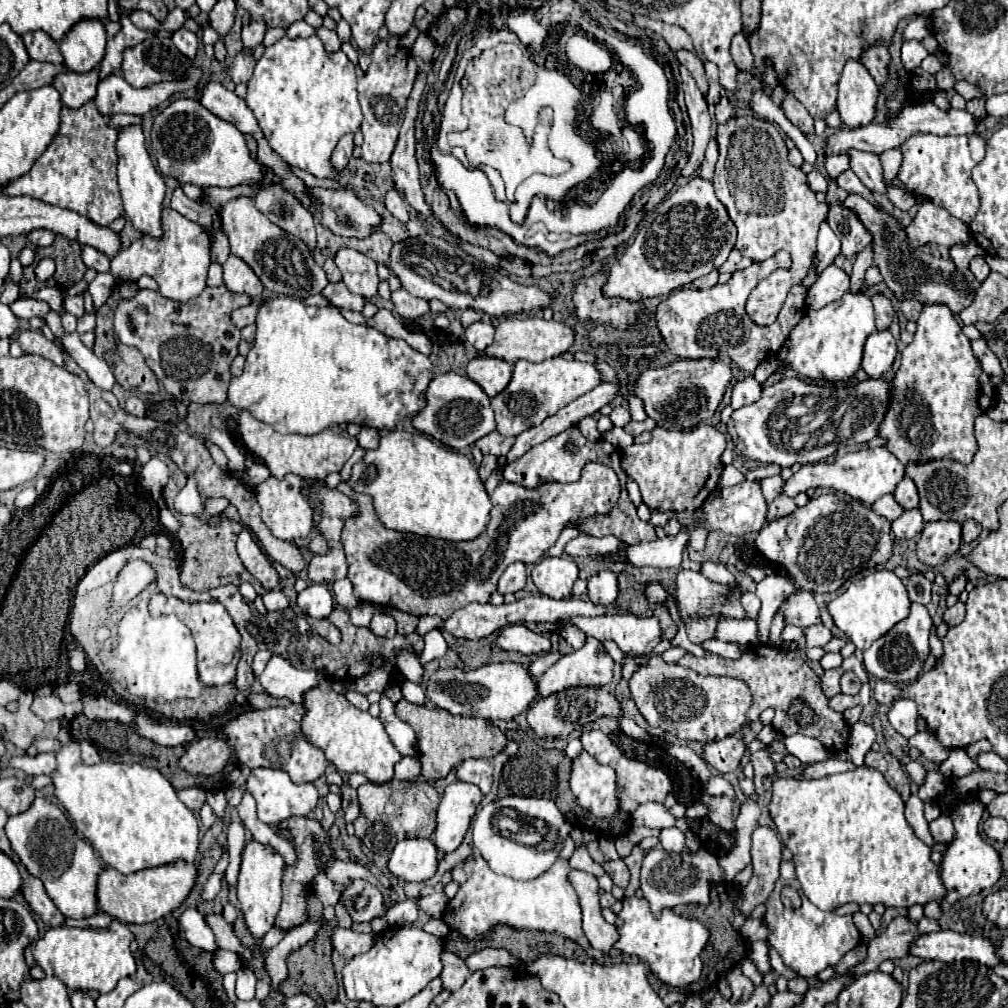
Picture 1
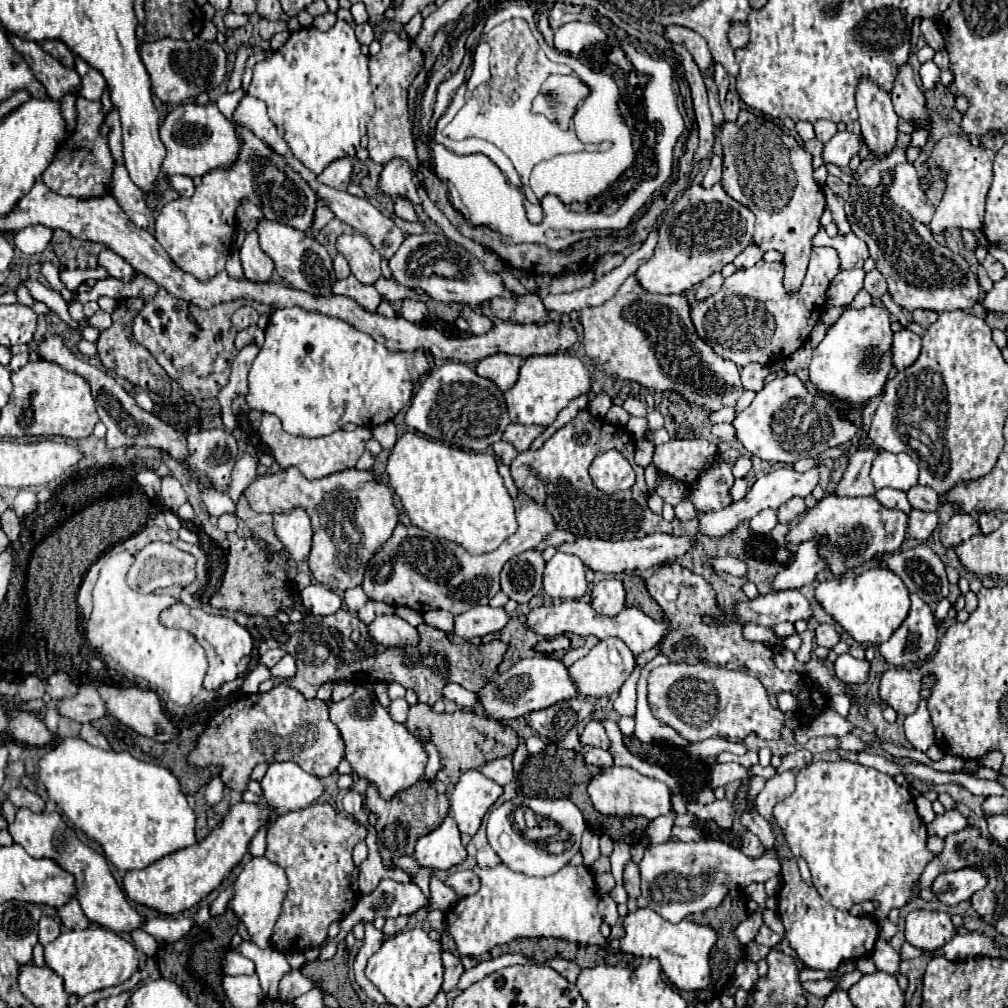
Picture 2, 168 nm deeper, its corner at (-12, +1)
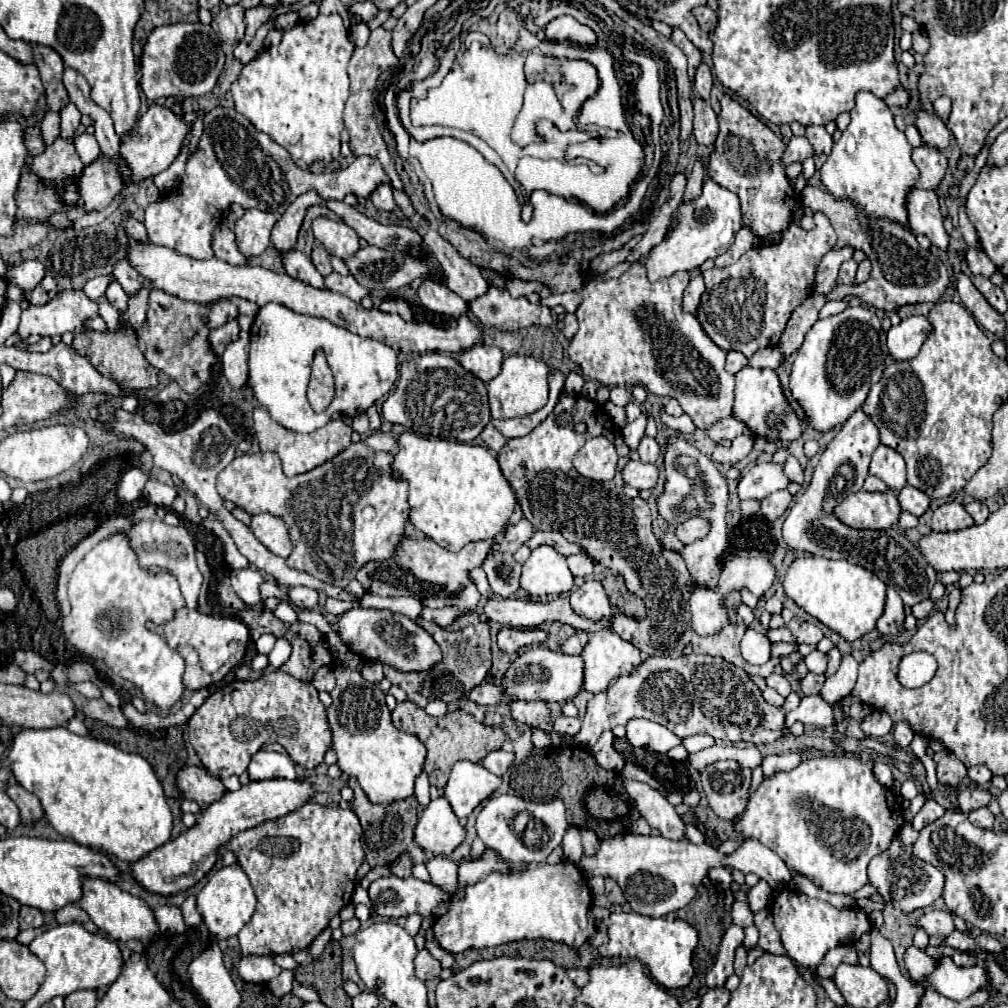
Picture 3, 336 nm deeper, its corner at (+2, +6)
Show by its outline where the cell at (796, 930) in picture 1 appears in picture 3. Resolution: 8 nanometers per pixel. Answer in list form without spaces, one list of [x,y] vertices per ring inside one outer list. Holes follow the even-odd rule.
[[[783,890],[775,896],[771,904],[771,912],[775,918],[775,928],[781,934],[781,942],[797,964],[807,968],[817,968],[827,954],[827,950],[839,944],[855,944],[865,932],[871,930],[869,916],[861,908],[835,908],[823,900],[811,900],[805,894],[795,894],[791,890]]]

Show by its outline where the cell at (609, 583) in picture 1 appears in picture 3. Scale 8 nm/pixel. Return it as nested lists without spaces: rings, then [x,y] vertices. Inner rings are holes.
[[[587,580],[577,592],[569,596],[569,604],[577,616],[585,616],[587,620],[603,620],[609,616],[609,612],[613,612],[609,598],[597,580]]]

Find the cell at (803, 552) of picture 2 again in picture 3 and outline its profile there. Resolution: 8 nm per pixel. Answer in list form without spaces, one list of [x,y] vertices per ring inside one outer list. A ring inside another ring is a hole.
[[[861,408],[855,410],[851,418],[843,424],[843,428],[837,432],[837,436],[827,444],[807,490],[791,506],[783,522],[783,538],[793,550],[805,550],[813,556],[833,560],[845,558],[851,564],[859,564],[877,576],[881,572],[881,580],[897,588],[903,604],[909,608],[921,600],[927,600],[933,584],[937,582],[935,570],[925,562],[915,544],[907,540],[905,534],[893,528],[885,532],[855,530],[841,524],[841,520],[837,520],[835,516],[835,506],[847,494],[859,492],[863,488],[871,454],[879,446],[879,442],[879,432],[873,420],[869,420],[869,416],[865,416]]]

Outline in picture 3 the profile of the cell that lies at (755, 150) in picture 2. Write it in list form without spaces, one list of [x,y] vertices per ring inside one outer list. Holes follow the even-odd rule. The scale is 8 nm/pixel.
[[[729,96],[721,100],[721,112],[717,118],[721,130],[711,154],[709,178],[741,198],[743,222],[757,236],[765,238],[771,232],[783,232],[791,222],[793,210],[801,202],[801,194],[789,184],[785,166],[779,160],[785,152],[785,142],[777,138],[765,122]]]

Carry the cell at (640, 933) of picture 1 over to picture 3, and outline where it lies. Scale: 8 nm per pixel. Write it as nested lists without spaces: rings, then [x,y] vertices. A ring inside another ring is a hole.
[[[613,912],[609,916],[609,942],[599,946],[599,954],[605,958],[629,956],[641,960],[657,984],[665,988],[683,988],[691,982],[693,966],[691,956],[697,946],[697,932],[685,920],[667,918],[647,918],[637,912]]]

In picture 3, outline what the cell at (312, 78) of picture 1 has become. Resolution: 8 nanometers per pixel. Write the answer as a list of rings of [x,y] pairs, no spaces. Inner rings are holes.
[[[339,14],[317,16],[305,24],[297,24],[283,32],[279,46],[271,46],[261,58],[245,64],[241,76],[231,86],[235,98],[235,108],[241,112],[259,132],[269,134],[277,144],[281,144],[301,168],[313,162],[331,162],[339,156],[339,134],[343,130],[343,106],[349,98],[349,76],[347,62],[353,56],[355,46],[349,40],[349,32]]]

